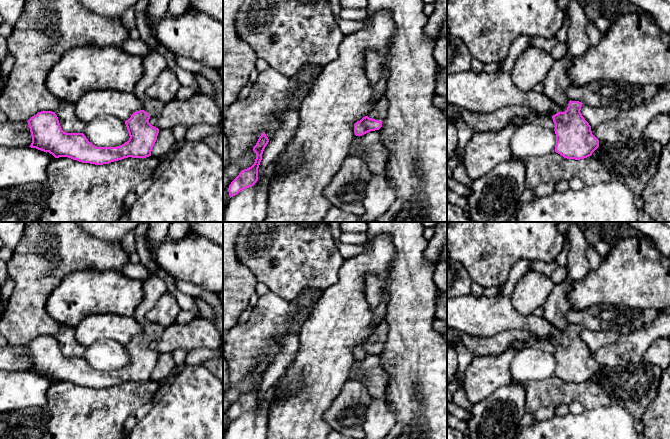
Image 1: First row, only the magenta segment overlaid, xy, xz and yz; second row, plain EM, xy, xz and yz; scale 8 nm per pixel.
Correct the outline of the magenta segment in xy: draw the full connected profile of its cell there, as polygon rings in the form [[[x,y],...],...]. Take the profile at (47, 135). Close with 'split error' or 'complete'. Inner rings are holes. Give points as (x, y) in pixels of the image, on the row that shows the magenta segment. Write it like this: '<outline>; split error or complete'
[[[151,49],[150,53],[143,58],[144,73],[140,81],[133,89],[133,93],[141,100],[144,109],[137,111],[125,121],[129,140],[117,147],[97,147],[88,141],[83,133],[66,133],[62,130],[58,117],[55,112],[41,111],[32,116],[27,122],[30,128],[32,143],[29,147],[49,152],[55,158],[68,157],[82,163],[90,163],[95,165],[109,164],[124,158],[146,158],[151,156],[152,148],[157,140],[159,129],[149,123],[149,119],[160,113],[165,103],[157,99],[151,98],[146,94],[146,89],[150,87],[156,77],[167,68],[165,57]]]; split error

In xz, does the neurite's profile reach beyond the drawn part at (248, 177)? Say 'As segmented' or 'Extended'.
As segmented

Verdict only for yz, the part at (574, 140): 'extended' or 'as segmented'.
extended

